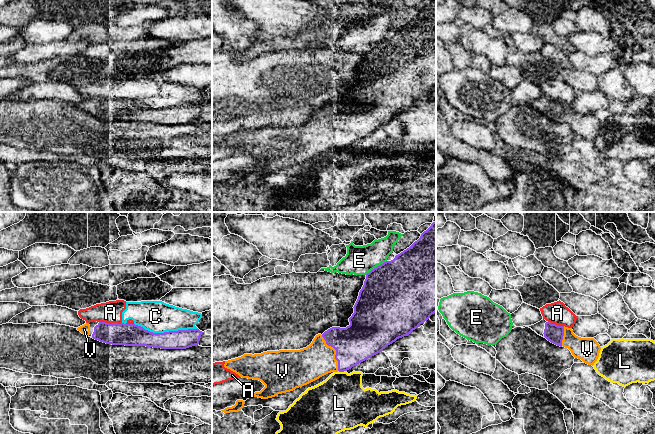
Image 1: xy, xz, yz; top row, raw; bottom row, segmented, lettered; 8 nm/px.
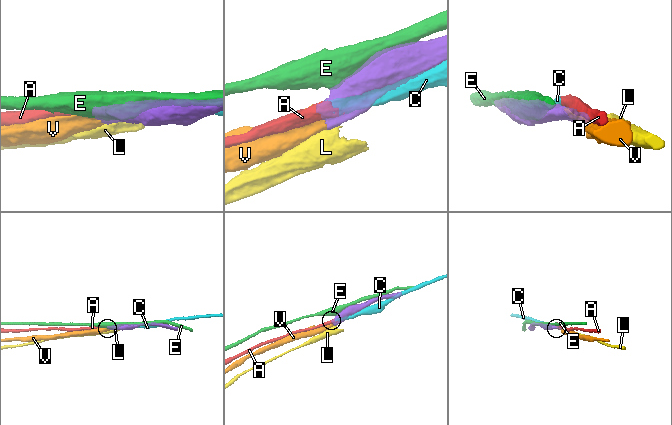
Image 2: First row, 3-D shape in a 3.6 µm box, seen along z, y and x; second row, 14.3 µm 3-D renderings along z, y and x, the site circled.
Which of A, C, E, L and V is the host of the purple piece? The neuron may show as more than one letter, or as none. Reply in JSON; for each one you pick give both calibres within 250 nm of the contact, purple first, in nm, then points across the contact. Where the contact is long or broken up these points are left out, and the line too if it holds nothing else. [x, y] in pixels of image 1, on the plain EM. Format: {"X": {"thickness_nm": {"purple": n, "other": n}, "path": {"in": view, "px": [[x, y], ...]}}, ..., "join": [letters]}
{"V": {"thickness_nm": {"purple": 320, "other": 280}}, "join": ["V"]}

